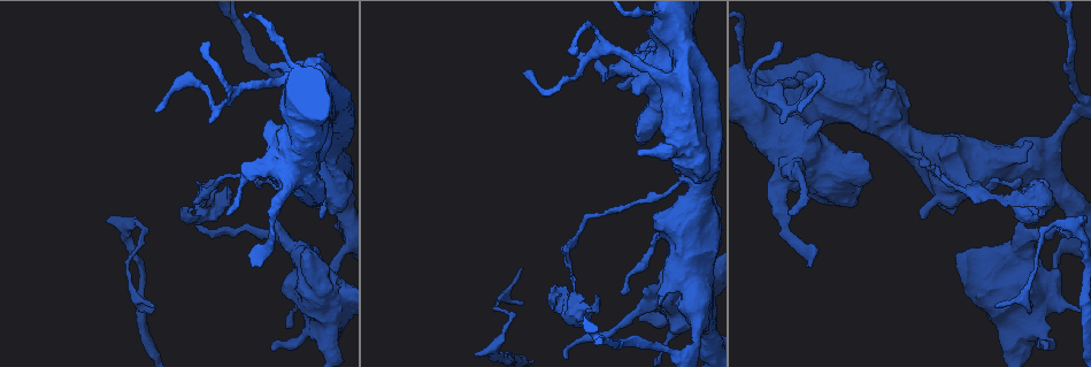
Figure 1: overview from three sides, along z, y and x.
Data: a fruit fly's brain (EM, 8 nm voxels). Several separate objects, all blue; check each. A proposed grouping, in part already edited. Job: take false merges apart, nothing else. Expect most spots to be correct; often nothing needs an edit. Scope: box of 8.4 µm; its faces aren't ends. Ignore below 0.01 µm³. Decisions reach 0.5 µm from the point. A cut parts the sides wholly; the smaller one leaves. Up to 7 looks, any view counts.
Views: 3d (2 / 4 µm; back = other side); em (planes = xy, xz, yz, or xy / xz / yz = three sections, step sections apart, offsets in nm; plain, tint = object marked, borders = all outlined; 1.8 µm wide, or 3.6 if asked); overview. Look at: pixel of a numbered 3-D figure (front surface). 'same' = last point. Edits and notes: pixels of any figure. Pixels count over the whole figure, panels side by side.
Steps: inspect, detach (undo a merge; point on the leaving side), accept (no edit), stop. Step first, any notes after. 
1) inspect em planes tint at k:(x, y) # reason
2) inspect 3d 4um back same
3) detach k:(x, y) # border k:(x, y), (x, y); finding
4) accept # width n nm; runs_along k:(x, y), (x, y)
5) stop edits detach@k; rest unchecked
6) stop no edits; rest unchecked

inspect em 3.6um xy step 4 tint at 1:(674, 83) # abrupt turn

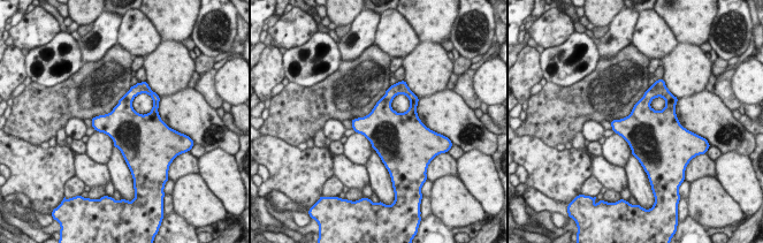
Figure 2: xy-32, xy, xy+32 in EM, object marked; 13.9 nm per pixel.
inspect em 3.6um planes tint same # another direction

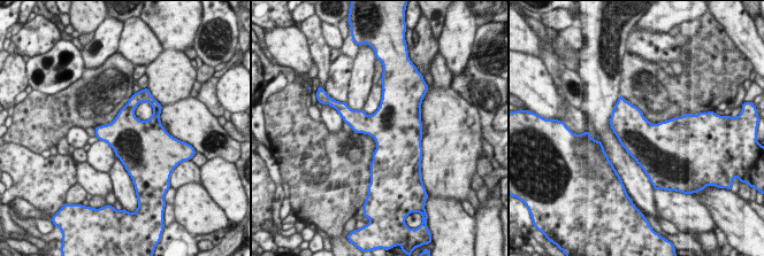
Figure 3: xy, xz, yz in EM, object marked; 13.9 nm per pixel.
accept # one neuron here

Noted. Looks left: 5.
inspect em 3.6um planes borders at 1:(907, 148) # thick turns thin

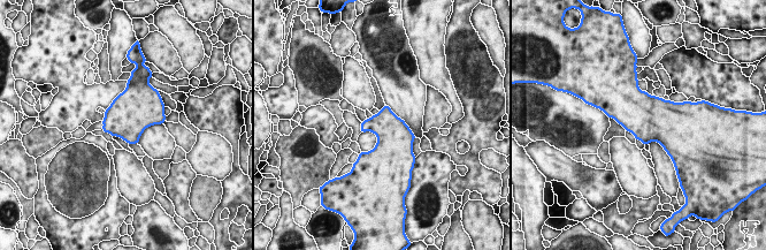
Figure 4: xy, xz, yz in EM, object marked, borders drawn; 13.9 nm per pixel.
accept # width 440 nm; all the same neuron

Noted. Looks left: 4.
inspect em yz step 16 tint at 1:(1054, 299) # sharp bend

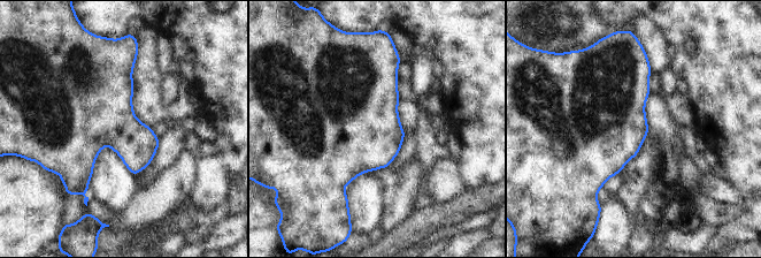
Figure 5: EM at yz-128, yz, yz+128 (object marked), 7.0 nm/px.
inspect em planes tint same

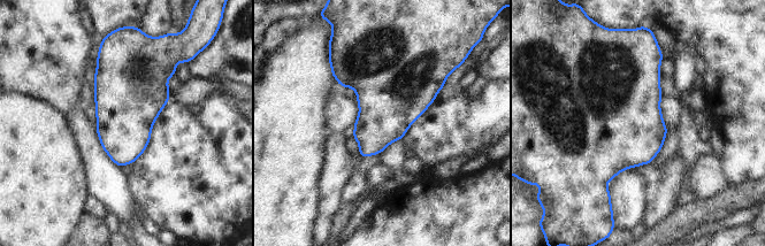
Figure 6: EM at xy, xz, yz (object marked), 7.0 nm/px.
accept # width 420 nm; one neuron here

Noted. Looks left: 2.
stop no edits; rest unchecked

